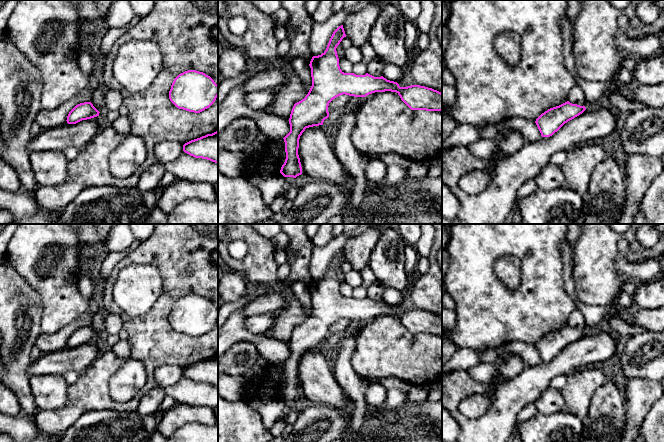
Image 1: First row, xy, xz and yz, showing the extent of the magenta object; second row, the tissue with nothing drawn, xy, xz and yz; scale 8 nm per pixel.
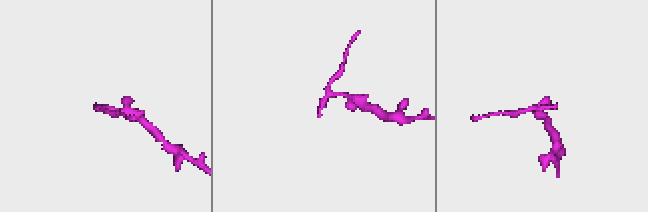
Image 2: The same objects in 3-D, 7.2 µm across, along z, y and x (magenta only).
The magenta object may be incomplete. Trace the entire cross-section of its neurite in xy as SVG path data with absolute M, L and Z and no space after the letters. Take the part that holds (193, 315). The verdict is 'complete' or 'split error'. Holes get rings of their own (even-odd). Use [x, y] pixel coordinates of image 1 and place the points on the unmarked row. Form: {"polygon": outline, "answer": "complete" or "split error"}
{"polygon": "M188 294L179 298L169 315L170 325L179 333L200 337L218 321L218 309L203 296Z", "answer": "complete"}

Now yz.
{"polygon": "M567 325L542 337L535 347L542 361L550 361L565 347L579 340L585 334L585 330L572 328Z", "answer": "complete"}

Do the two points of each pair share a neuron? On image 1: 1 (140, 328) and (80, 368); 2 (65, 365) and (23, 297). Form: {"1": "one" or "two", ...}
{"1": "two", "2": "two"}

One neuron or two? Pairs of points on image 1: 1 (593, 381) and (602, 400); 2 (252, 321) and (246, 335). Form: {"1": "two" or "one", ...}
{"1": "two", "2": "two"}

